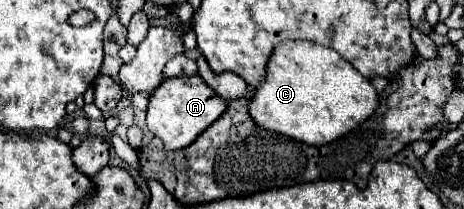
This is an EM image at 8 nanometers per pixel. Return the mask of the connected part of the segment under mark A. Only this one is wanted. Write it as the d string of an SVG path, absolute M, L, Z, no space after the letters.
M200 75L192 77L170 77L160 83L160 87L150 95L146 111L146 127L154 137L162 139L166 149L188 147L202 131L206 131L220 115L226 111L226 103L212 91Z

